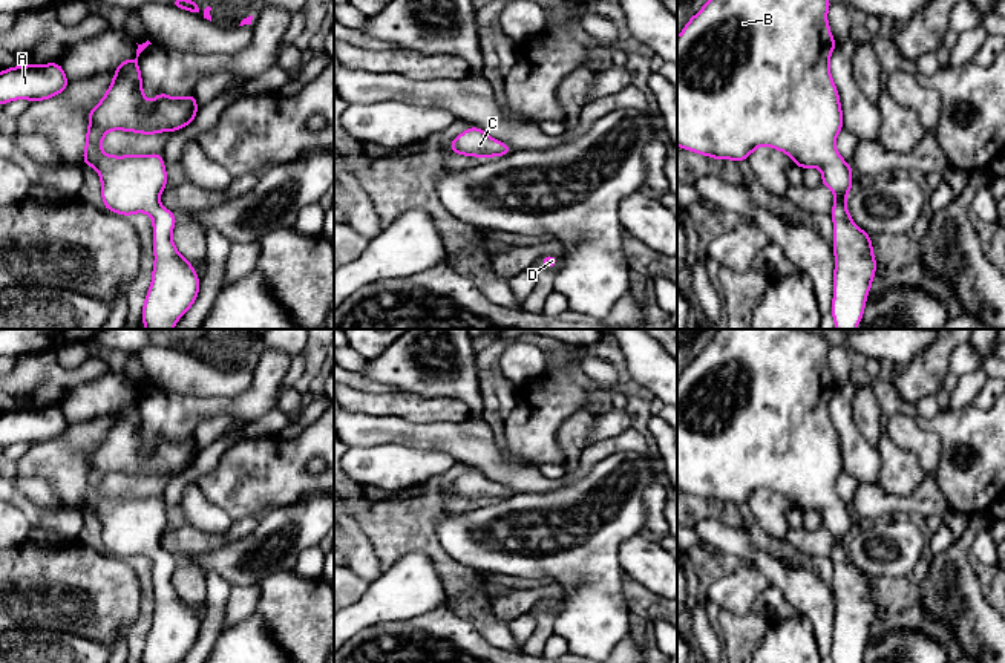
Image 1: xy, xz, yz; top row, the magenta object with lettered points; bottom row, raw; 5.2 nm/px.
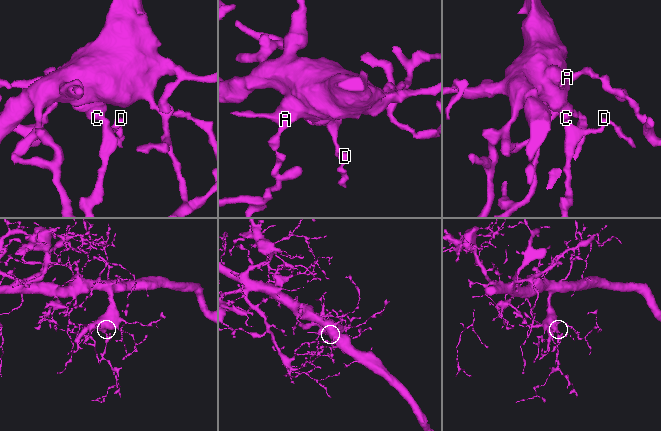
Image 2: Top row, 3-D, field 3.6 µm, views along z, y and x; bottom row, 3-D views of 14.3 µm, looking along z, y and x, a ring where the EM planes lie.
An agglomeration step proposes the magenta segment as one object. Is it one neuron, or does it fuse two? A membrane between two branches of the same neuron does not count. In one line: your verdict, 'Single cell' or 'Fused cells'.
Single cell

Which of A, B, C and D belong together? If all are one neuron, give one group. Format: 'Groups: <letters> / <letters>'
Groups: A B C D

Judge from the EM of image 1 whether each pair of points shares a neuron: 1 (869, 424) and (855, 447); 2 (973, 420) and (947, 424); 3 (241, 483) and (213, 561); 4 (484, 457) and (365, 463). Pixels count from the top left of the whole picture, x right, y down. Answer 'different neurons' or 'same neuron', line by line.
1: different neurons
2: same neuron
3: different neurons
4: different neurons

